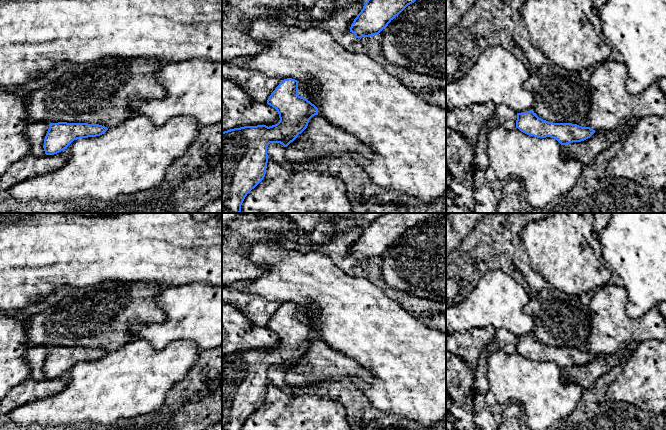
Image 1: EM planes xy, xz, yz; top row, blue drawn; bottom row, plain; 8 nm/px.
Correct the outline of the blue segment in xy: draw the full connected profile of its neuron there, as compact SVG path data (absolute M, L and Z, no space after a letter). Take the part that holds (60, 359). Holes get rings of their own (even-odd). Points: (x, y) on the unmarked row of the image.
M50 347L43 372L46 379L54 379L67 373L74 364L100 360L107 354L107 351L99 348Z

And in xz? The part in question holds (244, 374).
M292 302L281 304L267 328L277 334L280 342L277 348L244 350L222 356L222 430L241 430L247 418L265 401L268 369L280 367L287 371L307 352L309 344L318 339L318 332L298 319L298 305Z

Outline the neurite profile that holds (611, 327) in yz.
M607 284L594 293L590 301L591 330L589 336L589 351L595 355L612 355L620 350L623 344L630 341L641 343L649 340L666 339L666 321L658 307L640 319L630 319L626 313L627 292L625 287Z

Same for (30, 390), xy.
M67 373L54 378L35 381L28 378L20 385L10 389L4 397L4 407L0 407L0 417L30 402L50 397L62 391L68 381Z

